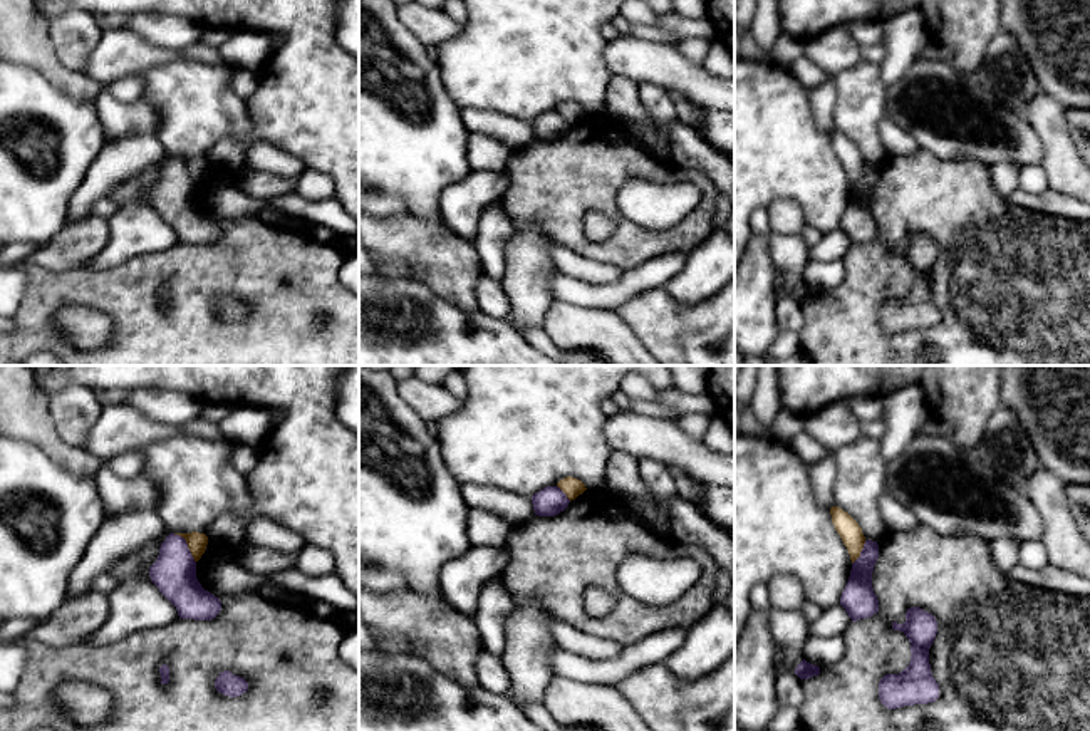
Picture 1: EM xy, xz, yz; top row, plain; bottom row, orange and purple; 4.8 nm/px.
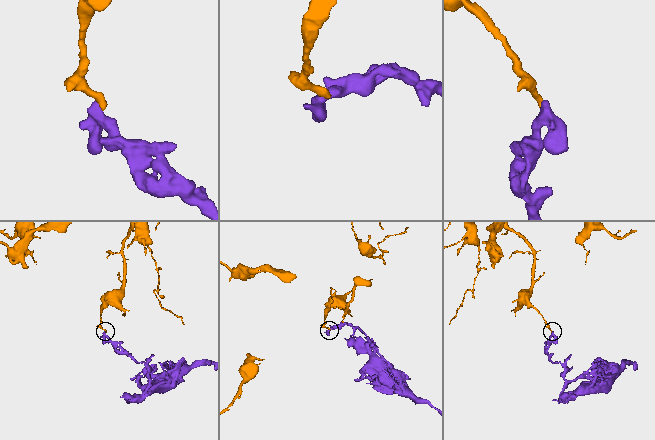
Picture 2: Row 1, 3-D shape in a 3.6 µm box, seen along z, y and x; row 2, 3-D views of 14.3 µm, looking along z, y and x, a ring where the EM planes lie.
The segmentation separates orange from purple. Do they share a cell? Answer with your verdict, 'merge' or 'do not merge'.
do not merge

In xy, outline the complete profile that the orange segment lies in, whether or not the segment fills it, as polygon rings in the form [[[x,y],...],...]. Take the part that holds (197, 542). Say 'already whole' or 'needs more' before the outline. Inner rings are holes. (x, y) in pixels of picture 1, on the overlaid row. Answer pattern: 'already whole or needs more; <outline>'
already whole; [[[198,531],[174,533],[174,535],[179,535],[186,540],[195,562],[198,562],[206,550],[208,537],[205,533],[198,533]]]

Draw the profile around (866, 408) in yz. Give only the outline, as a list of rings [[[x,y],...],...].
[[[860,394],[845,401],[860,423],[882,417],[884,399],[879,396]]]

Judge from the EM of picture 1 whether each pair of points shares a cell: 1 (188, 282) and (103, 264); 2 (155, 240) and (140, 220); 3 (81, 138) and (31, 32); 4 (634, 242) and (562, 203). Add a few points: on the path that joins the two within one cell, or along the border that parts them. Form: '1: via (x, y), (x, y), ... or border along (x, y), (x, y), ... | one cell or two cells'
1: border along (140, 255), (106, 270), (91, 270), (86, 265) | two cells
2: via (150, 235), (140, 225) | one cell
3: border along (22, 64), (37, 69), (71, 94), (93, 101) | two cells
4: via (621, 222), (602, 203), (582, 203) | one cell

